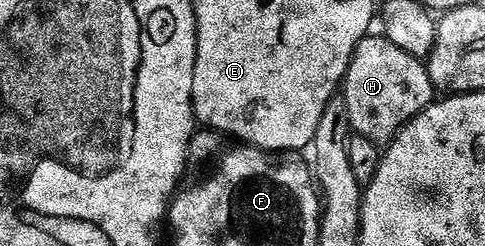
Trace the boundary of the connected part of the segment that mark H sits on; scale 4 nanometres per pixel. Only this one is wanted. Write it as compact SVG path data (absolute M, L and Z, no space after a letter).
M368 36L356 48L341 87L341 96L349 104L349 120L354 133L369 136L380 144L391 139L436 101L437 91L424 59L414 58L386 36Z

